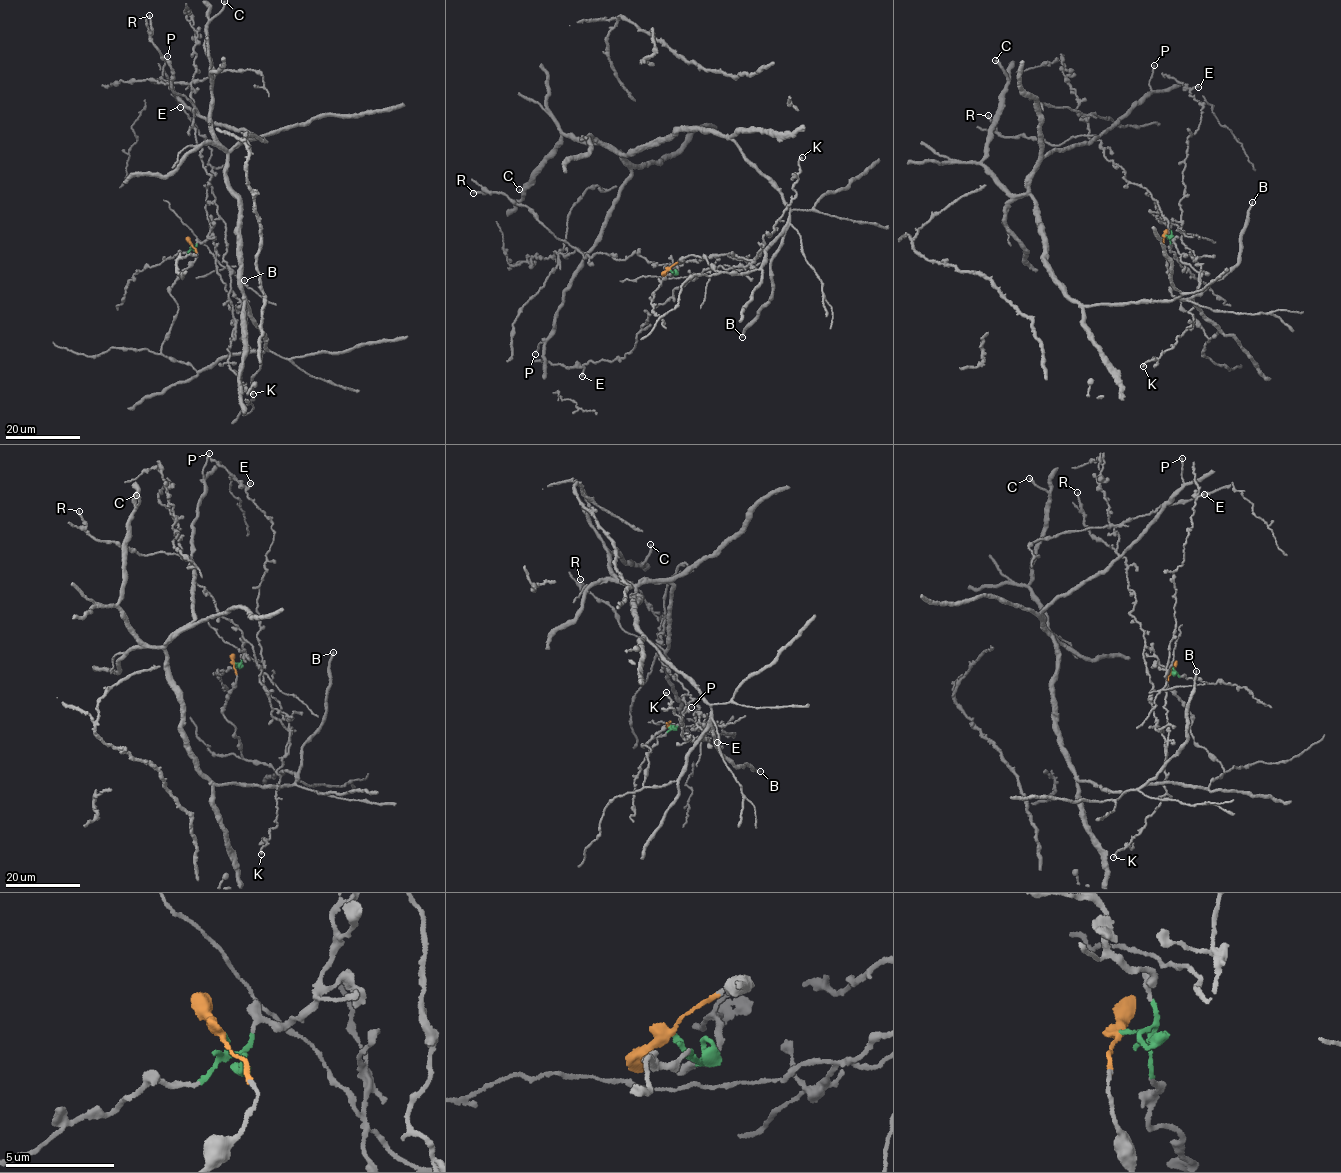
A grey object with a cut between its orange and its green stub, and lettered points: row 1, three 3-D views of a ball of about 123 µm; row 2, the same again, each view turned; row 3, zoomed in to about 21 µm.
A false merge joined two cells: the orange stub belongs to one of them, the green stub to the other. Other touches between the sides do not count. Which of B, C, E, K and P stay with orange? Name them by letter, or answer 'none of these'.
B, C, P

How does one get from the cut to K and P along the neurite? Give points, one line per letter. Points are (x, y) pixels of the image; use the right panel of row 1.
K: (1164, 236), (1172, 224), (1181, 231), (1201, 266), (1193, 322), (1143, 367)
P: (1164, 236), (1171, 293), (1211, 338), (1190, 300), (1070, 298), (1029, 185), (1040, 160), (1151, 91), (1154, 65)

